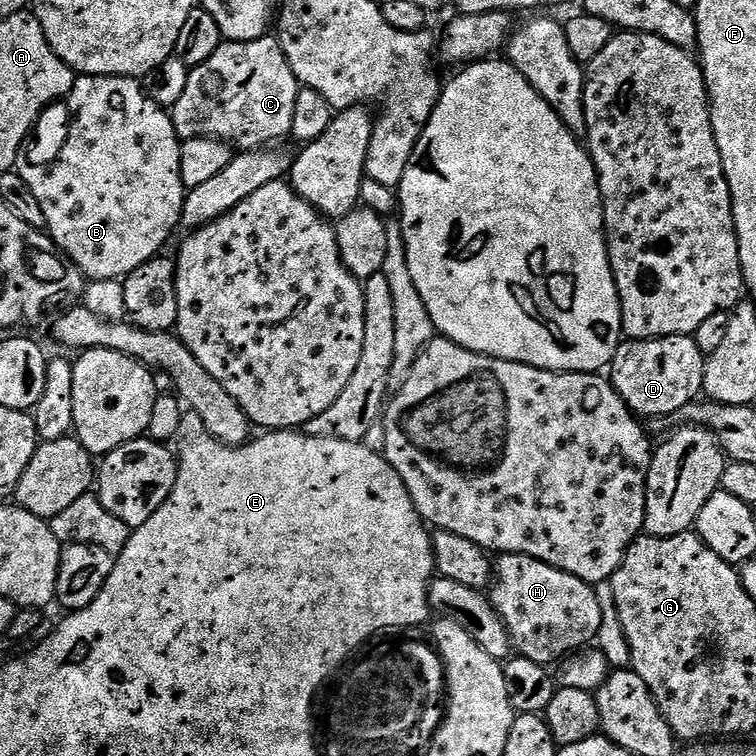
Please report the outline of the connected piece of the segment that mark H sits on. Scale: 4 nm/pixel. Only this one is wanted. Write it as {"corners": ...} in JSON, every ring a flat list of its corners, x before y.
{"corners":[[506,552,494,560,490,599,502,618,513,649,519,655,545,666,593,643,604,624,604,608,593,585,541,560]]}

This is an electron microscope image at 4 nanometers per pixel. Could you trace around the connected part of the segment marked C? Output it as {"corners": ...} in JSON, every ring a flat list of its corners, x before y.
{"corners":[[275,35,250,42,221,43,210,58,189,71,186,91,170,109,176,135,181,141,213,136,240,150,275,145,292,130,294,101,302,87,296,80,298,73,290,66]]}

